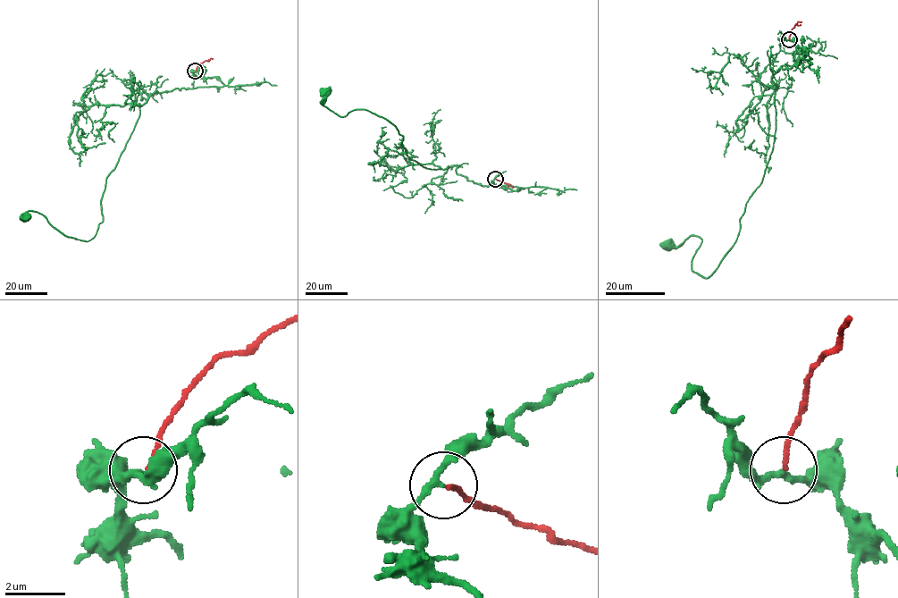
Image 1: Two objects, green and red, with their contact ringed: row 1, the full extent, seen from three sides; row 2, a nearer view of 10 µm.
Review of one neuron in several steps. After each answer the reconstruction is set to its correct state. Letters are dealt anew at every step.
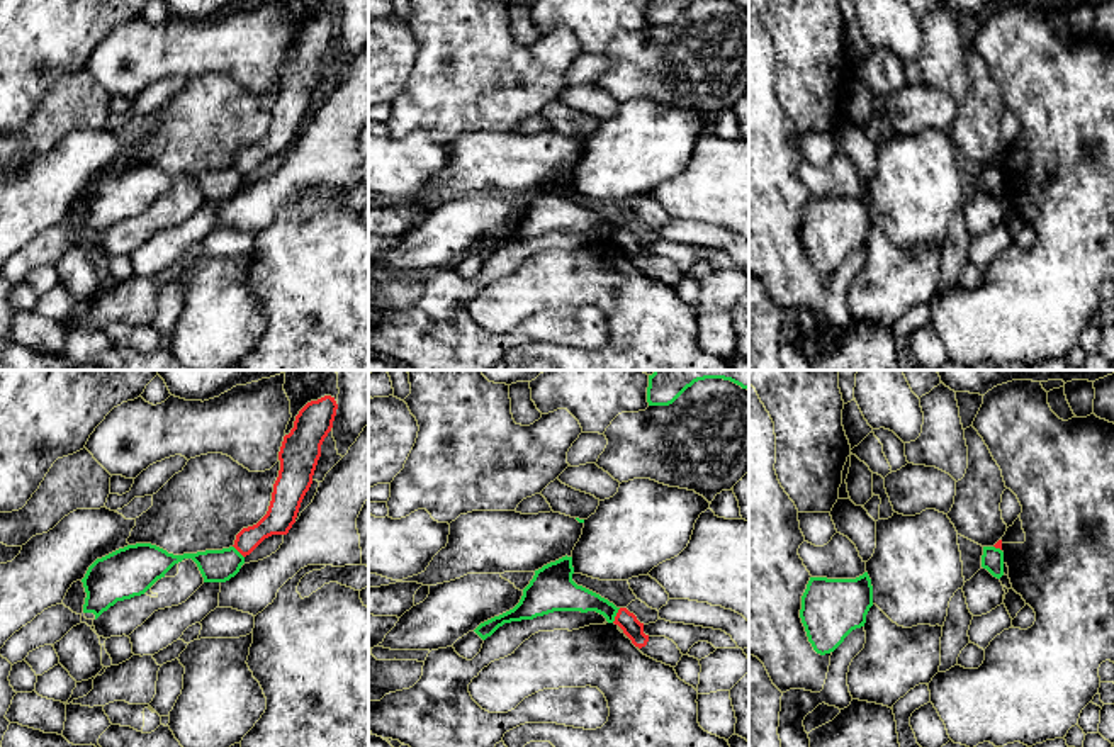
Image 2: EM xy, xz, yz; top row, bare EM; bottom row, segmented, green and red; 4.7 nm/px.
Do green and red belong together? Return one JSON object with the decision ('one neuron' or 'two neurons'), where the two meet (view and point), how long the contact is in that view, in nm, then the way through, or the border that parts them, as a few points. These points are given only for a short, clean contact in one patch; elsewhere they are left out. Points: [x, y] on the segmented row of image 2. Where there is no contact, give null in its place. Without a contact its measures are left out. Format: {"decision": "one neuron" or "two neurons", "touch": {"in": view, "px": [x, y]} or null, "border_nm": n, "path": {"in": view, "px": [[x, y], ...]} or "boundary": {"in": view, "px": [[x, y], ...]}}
{"decision": "two neurons", "touch": {"in": "xz", "px": [615, 615]}, "border_nm": 80, "boundary": {"in": "xz", "px": [[620, 608], [612, 622]]}}

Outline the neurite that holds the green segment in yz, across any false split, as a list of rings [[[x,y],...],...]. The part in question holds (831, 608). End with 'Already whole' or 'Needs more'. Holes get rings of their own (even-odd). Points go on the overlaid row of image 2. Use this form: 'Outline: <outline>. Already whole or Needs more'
Outline: [[[868,572],[856,579],[810,577],[800,618],[813,650],[820,655],[834,652],[852,630],[864,626],[871,606]]]. Already whole

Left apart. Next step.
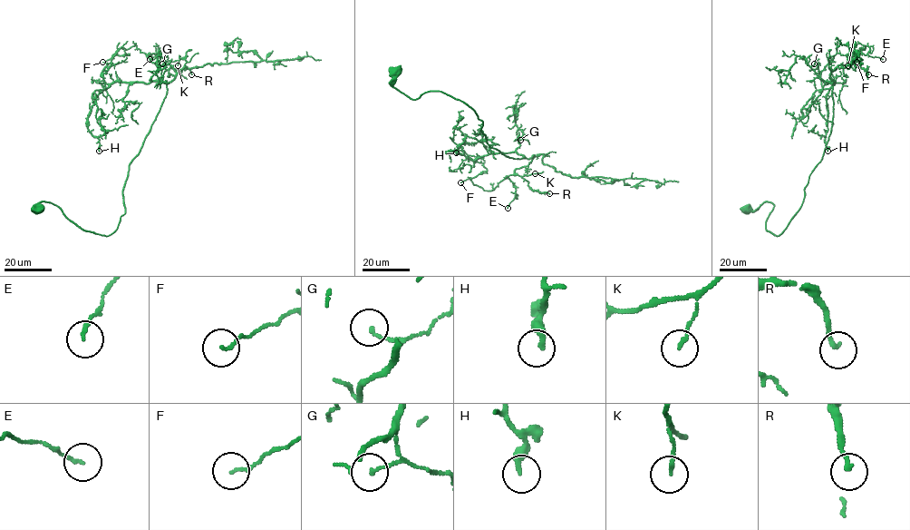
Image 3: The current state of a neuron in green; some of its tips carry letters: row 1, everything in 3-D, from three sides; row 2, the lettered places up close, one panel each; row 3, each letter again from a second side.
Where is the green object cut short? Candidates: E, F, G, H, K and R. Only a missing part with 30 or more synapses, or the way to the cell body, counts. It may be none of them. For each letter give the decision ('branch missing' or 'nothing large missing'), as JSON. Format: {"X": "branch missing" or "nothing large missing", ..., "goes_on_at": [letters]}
{"E": "nothing large missing", "F": "nothing large missing", "G": "nothing large missing", "H": "nothing large missing", "K": "nothing large missing", "R": "nothing large missing", "goes_on_at": []}

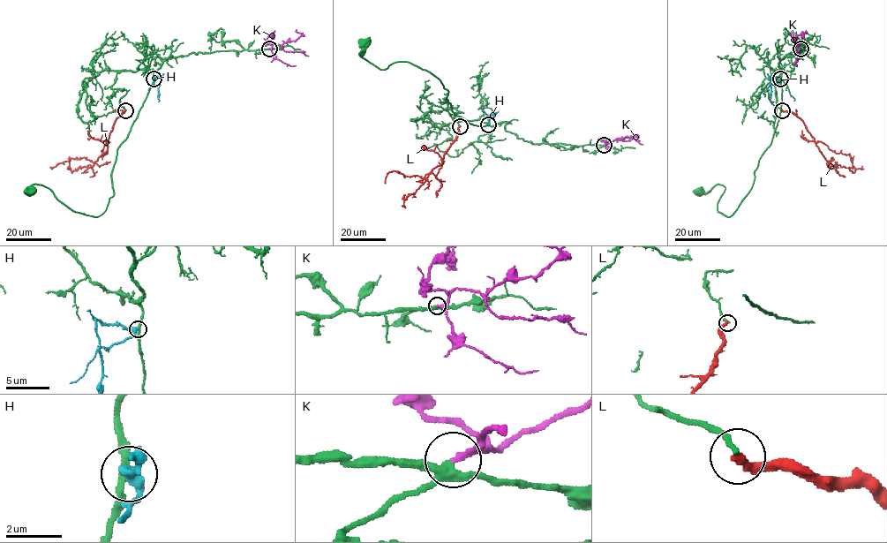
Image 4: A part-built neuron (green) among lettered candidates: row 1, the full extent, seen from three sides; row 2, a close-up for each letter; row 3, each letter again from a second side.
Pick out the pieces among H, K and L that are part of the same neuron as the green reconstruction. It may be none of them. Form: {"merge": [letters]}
{"merge": ["K"]}

